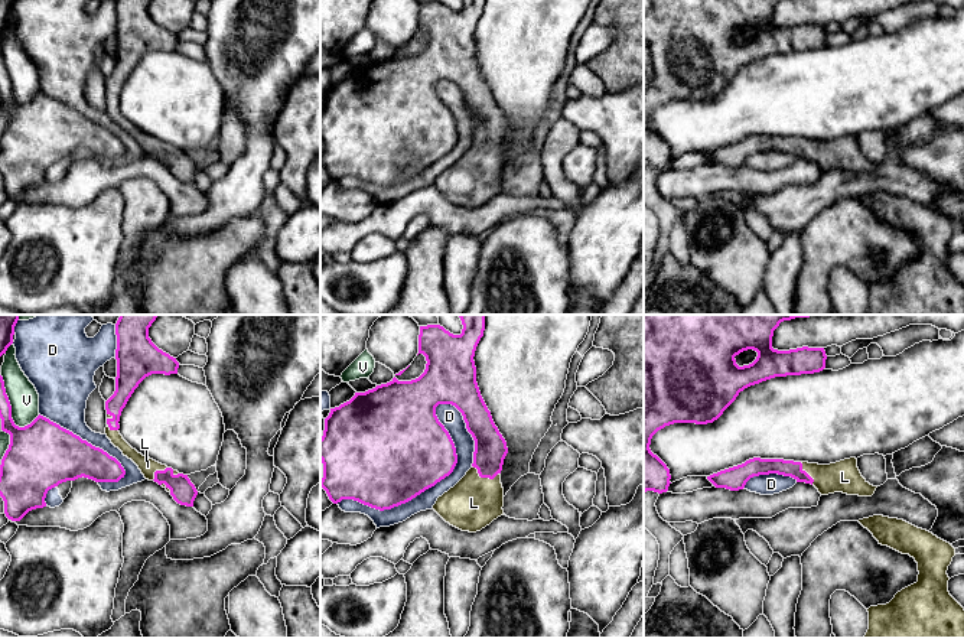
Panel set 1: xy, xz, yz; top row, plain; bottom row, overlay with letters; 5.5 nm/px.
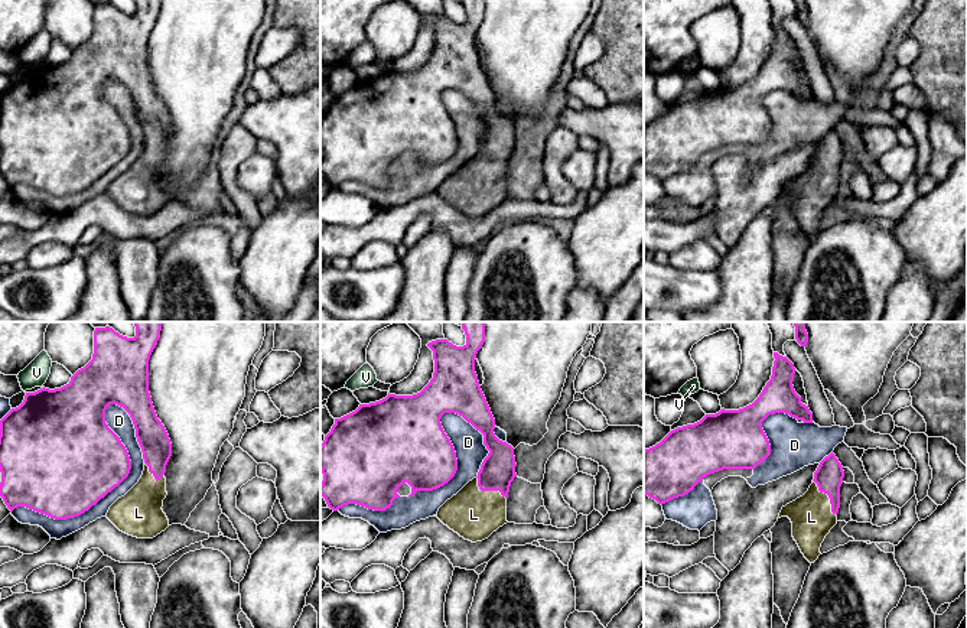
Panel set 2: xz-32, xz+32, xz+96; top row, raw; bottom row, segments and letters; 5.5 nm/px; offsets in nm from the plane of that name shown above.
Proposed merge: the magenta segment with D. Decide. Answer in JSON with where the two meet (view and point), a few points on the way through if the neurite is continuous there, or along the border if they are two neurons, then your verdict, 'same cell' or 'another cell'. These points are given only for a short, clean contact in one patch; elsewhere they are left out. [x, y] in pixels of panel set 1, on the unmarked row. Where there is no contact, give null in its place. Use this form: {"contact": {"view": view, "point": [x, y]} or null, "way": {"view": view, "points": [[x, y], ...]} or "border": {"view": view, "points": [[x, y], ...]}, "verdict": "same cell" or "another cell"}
{"contact": {"view": "xz", "point": [439, 158]}, "verdict": "another cell"}

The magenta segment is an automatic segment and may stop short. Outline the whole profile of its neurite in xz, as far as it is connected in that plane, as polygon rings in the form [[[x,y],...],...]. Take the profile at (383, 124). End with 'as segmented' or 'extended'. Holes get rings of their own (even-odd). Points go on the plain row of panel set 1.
[[[462,0],[460,12],[440,1],[420,3],[419,30],[426,33],[424,49],[411,58],[395,53],[330,85],[320,114],[323,154],[320,163],[333,180],[354,176],[384,188],[406,180],[449,153],[456,140],[455,120],[439,98],[436,84],[452,81],[463,92],[475,117],[473,140],[466,152],[437,175],[433,186],[450,202],[476,209],[504,192],[501,147],[508,130],[507,118],[495,102],[478,59],[475,27],[485,0]]]; extended

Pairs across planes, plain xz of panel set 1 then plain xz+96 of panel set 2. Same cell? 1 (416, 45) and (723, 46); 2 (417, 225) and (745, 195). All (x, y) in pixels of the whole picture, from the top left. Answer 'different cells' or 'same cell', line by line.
1: different cells
2: same cell

